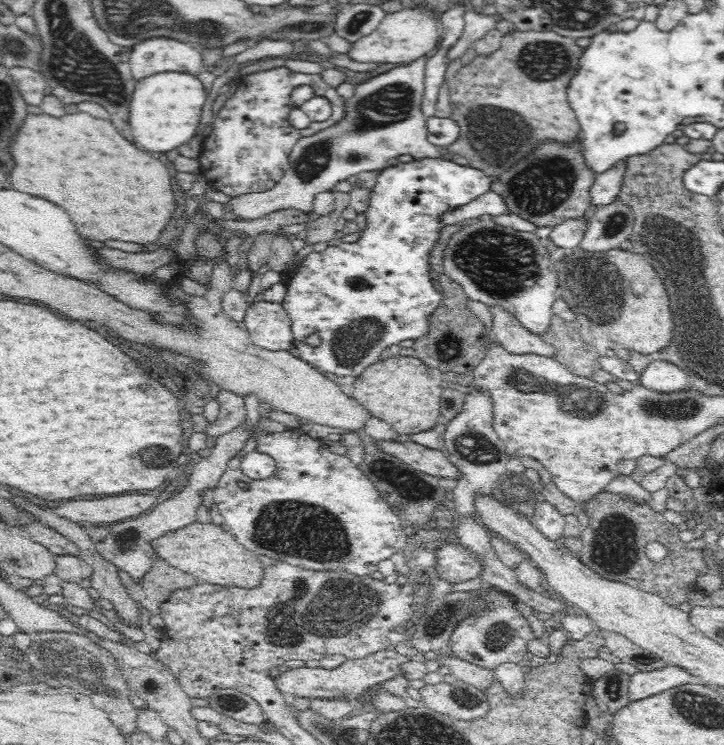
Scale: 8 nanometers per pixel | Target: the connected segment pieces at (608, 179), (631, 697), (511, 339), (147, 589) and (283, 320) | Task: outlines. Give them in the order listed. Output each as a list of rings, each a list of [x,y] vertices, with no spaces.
[[[619,163],[614,168],[594,177],[592,187],[588,192],[589,206],[604,207],[616,201],[624,174],[623,168],[624,166]]]
[[[668,666],[652,672],[634,672],[627,684],[627,699],[630,703],[634,703],[669,688],[695,681],[696,678],[677,667]]]
[[[492,309],[494,334],[500,344],[512,354],[538,354],[552,358],[556,356],[556,349],[534,336],[508,313],[502,309]]]
[[[161,557],[160,560],[154,562],[150,572],[144,576],[142,586],[134,585],[134,582],[124,572],[118,571],[118,574],[122,584],[128,588],[130,597],[150,616],[158,615],[161,605],[169,600],[177,589],[201,583],[196,577],[178,570]]]
[[[256,299],[246,309],[241,325],[251,334],[254,343],[277,351],[288,351],[293,347],[291,320],[282,303],[264,302]]]

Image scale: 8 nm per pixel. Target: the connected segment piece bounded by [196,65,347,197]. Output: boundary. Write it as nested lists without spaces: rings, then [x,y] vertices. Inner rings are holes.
[[[283,65],[241,76],[234,94],[214,114],[212,130],[202,142],[204,148],[200,148],[196,158],[199,174],[216,191],[226,196],[270,190],[289,169],[288,154],[300,138],[312,137],[332,129],[346,118],[347,100],[338,94],[335,87],[326,83],[321,74],[294,72]],[[302,84],[311,86],[316,96],[327,98],[332,112],[324,122],[310,122],[306,128],[297,130],[288,122],[290,112],[295,107],[289,95]]]

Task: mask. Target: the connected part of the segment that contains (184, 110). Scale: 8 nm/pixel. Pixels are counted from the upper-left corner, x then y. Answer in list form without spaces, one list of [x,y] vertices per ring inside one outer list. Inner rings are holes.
[[[159,72],[142,78],[130,100],[130,128],[132,142],[150,152],[170,152],[192,138],[200,122],[206,90],[200,80],[182,72]]]

